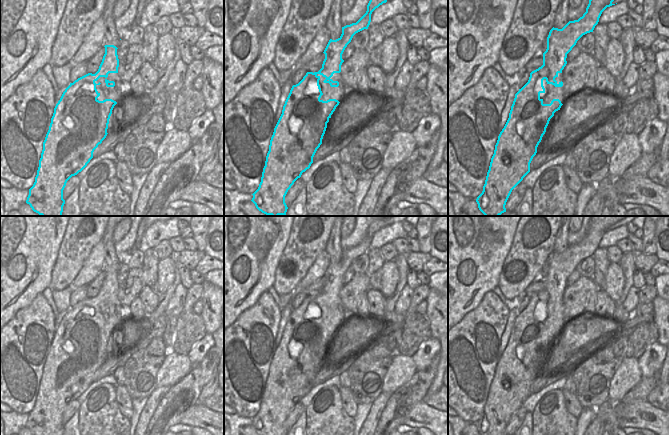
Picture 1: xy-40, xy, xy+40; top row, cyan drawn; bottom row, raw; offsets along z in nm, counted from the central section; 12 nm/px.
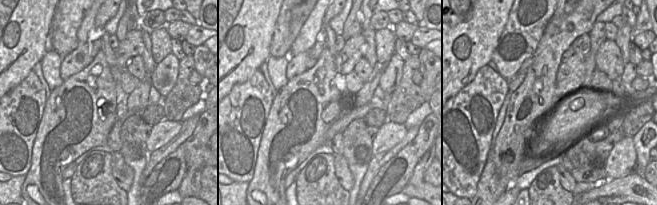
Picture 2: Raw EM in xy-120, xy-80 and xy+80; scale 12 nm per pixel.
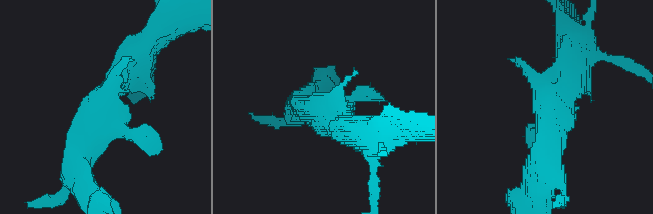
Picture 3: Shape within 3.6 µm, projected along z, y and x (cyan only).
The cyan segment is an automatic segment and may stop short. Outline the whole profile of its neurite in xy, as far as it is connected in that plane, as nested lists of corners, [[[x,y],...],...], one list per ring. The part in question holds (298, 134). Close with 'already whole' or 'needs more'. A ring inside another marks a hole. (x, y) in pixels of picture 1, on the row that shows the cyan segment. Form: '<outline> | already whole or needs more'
[[[370,0],[366,13],[356,23],[342,27],[341,36],[336,40],[329,40],[323,52],[325,59],[322,68],[318,72],[307,72],[298,84],[292,86],[270,140],[261,182],[258,189],[252,194],[251,201],[262,213],[271,216],[286,215],[288,207],[285,203],[285,196],[294,182],[313,163],[313,157],[322,144],[327,123],[340,103],[336,99],[327,101],[320,99],[323,95],[319,85],[320,76],[325,77],[323,82],[329,83],[331,87],[339,86],[339,82],[333,81],[331,77],[334,73],[341,72],[341,65],[344,62],[342,54],[345,48],[356,33],[368,29],[372,12],[386,2],[387,0]]] | already whole

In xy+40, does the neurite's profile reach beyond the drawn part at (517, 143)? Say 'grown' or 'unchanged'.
unchanged

